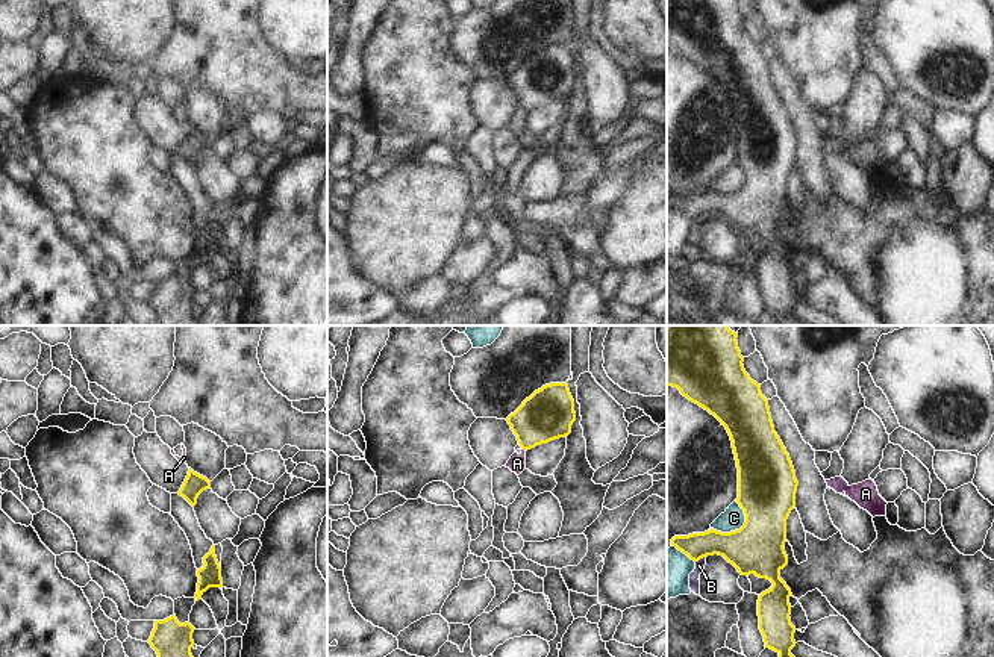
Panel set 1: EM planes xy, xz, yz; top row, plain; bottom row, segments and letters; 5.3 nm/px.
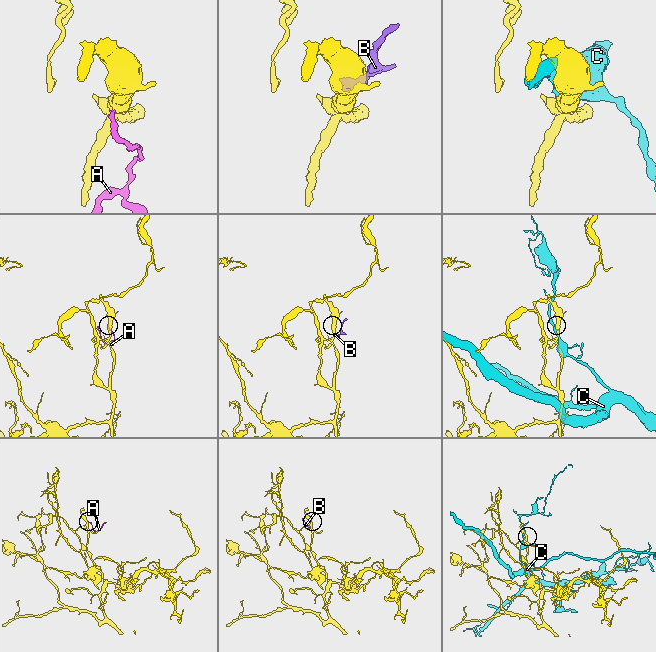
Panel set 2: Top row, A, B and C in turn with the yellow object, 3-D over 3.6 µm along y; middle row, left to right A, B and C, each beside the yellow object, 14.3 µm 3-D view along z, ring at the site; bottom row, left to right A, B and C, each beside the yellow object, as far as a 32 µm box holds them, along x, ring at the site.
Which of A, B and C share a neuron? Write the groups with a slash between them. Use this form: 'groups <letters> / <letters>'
groups A / B / C

